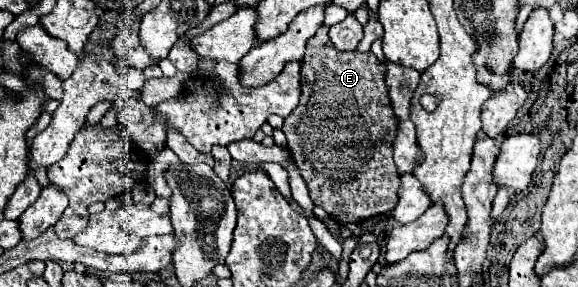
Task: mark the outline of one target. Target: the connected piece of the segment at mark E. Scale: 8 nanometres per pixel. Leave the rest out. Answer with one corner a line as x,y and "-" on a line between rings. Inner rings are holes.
322,25
314,37
308,39
306,45
306,55
302,59
302,95
300,95
300,105
292,111
290,117
286,117
284,127
282,127
286,139
288,139
288,151
302,175
302,179
306,181
308,189
310,189
310,199
314,201
314,205
320,205
324,211
336,215
342,223
358,223
382,213
390,213
396,203
398,203
398,189
400,189
400,177
396,173
396,165
392,159
392,141
396,139
396,131
398,131
398,117
392,111
392,103
388,97
388,87
384,83
384,67
382,63
376,59
374,53
360,53
360,51
352,51
352,53
340,53
336,49
332,49
332,43
328,41
328,27

